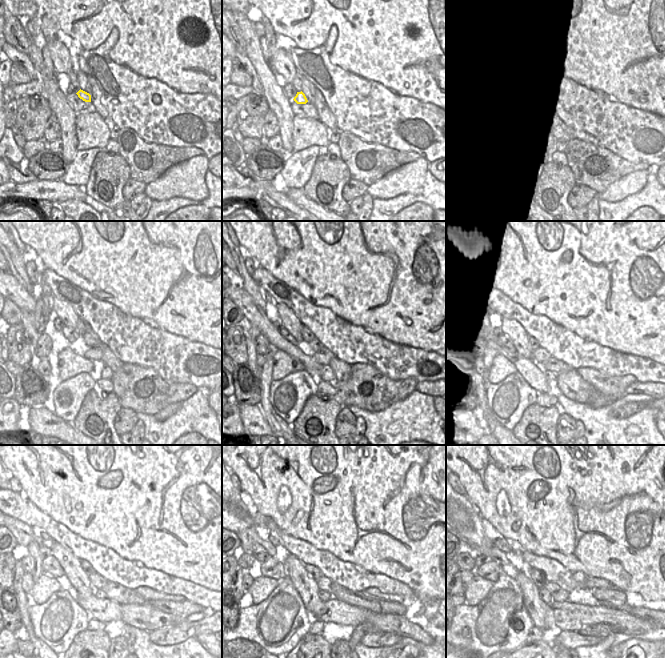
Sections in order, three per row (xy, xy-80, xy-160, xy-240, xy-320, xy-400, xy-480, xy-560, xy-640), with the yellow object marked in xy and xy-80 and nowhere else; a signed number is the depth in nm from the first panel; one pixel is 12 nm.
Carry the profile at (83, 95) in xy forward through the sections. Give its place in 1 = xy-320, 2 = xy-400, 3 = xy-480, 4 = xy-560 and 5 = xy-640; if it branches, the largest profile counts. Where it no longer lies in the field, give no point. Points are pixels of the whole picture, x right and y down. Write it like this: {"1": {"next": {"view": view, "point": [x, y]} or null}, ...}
{"1": {"next": {"view": "xy-320", "point": [283, 332]}}, "2": {"next": {"view": "xy-400", "point": [502, 340]}}, "3": {"next": {"view": "xy-480", "point": [50, 566]}}, "4": {"next": {"view": "xy-560", "point": [271, 568]}}, "5": {"next": {"view": "xy-640", "point": [490, 570]}}}

